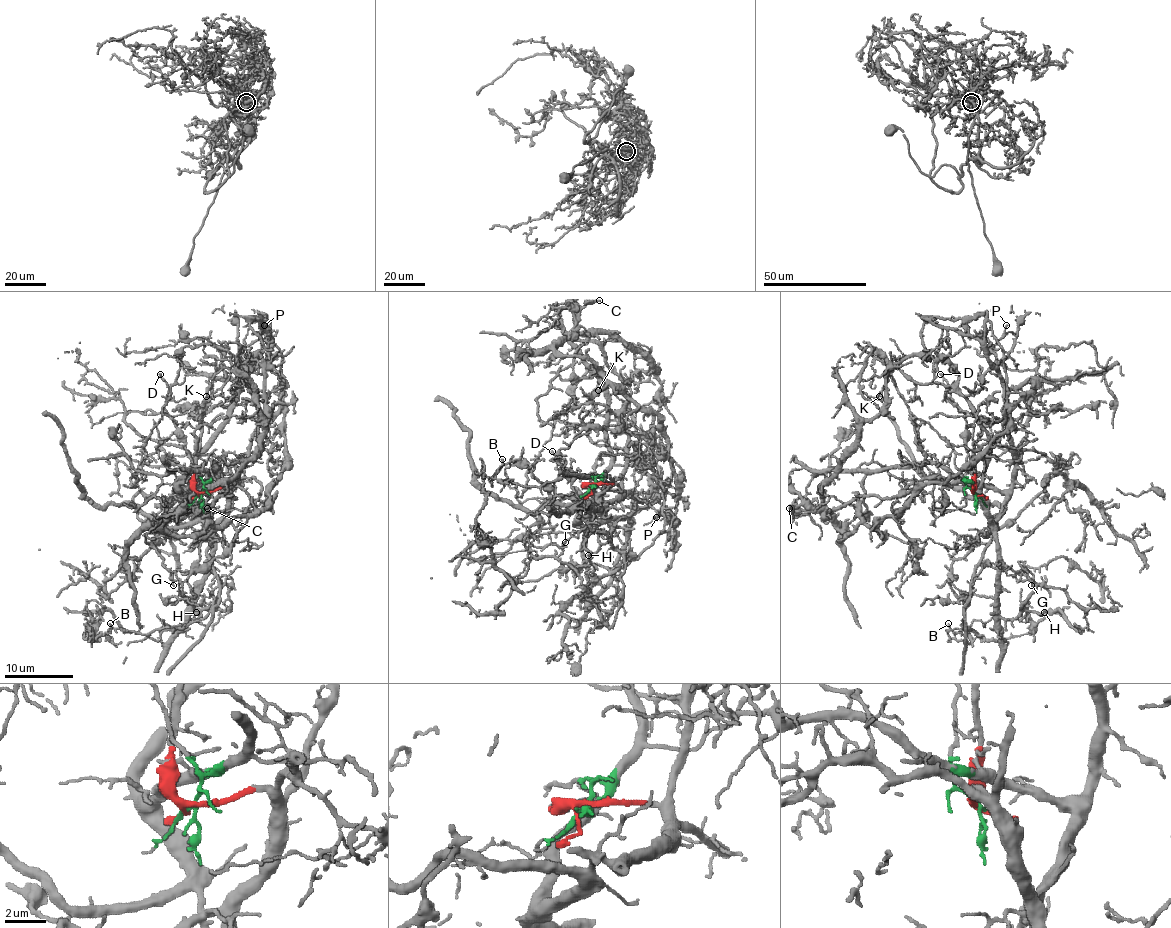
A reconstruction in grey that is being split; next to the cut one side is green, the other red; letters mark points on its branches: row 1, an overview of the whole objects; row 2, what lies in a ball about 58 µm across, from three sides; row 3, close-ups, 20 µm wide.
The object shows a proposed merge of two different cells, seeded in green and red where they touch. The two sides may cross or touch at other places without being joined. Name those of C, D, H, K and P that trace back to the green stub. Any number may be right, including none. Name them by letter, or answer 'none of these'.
D, P

